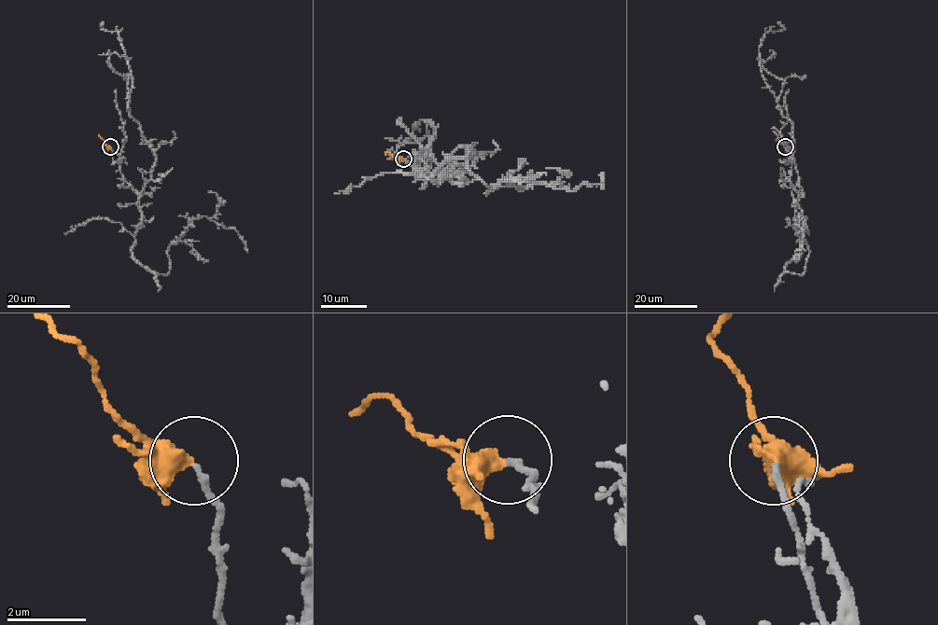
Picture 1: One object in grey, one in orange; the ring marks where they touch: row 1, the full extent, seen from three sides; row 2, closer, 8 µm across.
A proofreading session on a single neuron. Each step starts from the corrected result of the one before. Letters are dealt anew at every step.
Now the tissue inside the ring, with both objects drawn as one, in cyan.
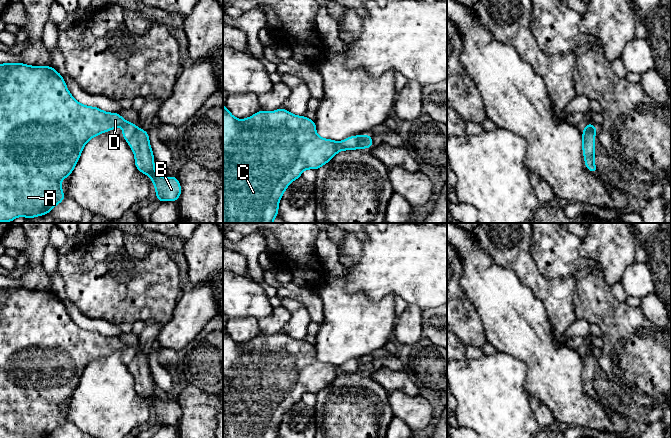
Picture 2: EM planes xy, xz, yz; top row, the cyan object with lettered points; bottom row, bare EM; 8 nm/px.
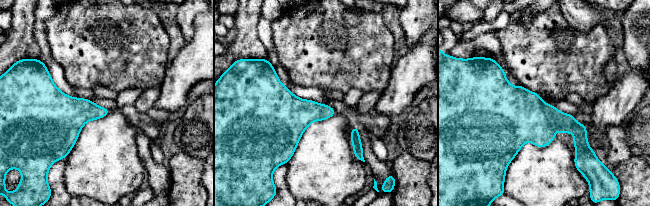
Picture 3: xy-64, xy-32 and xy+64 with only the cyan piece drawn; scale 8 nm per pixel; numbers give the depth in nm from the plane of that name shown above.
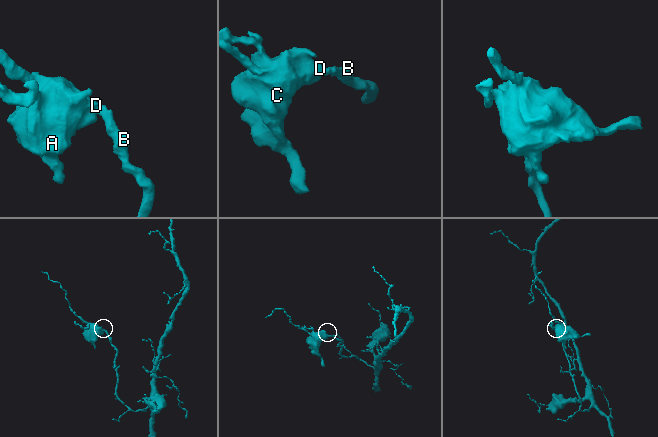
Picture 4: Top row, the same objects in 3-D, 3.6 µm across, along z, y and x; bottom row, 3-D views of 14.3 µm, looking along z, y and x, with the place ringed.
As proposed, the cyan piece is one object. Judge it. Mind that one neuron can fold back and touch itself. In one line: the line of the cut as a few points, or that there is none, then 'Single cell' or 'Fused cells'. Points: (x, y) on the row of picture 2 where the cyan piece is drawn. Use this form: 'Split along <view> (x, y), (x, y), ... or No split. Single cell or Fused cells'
Split along xy (138, 129), (128, 141). Fused cells

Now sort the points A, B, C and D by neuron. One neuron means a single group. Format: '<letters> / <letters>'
A C D / B

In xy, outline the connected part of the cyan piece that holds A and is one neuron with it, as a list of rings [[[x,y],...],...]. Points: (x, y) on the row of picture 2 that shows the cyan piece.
[[[22,63],[0,64],[0,222],[12,222],[16,217],[34,218],[49,214],[51,209],[65,199],[61,189],[61,181],[70,176],[76,166],[85,144],[94,136],[105,133],[118,126],[123,126],[123,138],[129,141],[132,135],[138,130],[138,126],[127,122],[118,113],[104,112],[98,107],[90,107],[76,101],[67,89],[63,76],[52,66],[38,67]]]

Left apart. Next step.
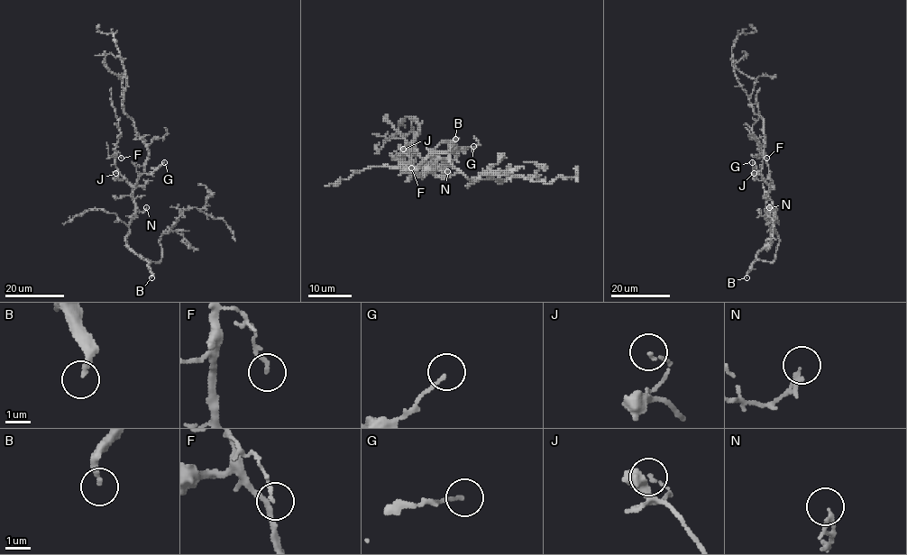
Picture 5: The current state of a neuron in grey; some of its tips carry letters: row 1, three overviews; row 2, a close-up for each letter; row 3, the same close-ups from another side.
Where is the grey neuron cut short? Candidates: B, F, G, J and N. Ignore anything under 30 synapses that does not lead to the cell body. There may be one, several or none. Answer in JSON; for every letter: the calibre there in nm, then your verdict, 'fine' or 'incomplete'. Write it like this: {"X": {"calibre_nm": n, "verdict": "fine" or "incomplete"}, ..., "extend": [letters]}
{"B": {"calibre_nm": 200, "verdict": "incomplete"}, "F": {"calibre_nm": 140, "verdict": "fine"}, "G": {"calibre_nm": 130, "verdict": "fine"}, "J": {"calibre_nm": 110, "verdict": "fine"}, "N": {"calibre_nm": 130, "verdict": "fine"}, "extend": ["B"]}

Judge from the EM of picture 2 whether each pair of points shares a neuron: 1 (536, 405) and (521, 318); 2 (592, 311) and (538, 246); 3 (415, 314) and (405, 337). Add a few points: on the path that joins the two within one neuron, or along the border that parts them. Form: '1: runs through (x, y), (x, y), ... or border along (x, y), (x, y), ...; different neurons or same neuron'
1: border along (530, 397), (536, 397), (552, 414); different neurons
2: runs through (592, 292), (591, 287), (557, 253); same neuron
3: runs through (410, 320), (407, 331); same neuron

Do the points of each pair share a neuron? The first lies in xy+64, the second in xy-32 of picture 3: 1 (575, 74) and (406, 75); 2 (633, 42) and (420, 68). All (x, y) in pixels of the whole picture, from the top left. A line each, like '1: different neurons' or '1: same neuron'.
1: different neurons
2: different neurons

